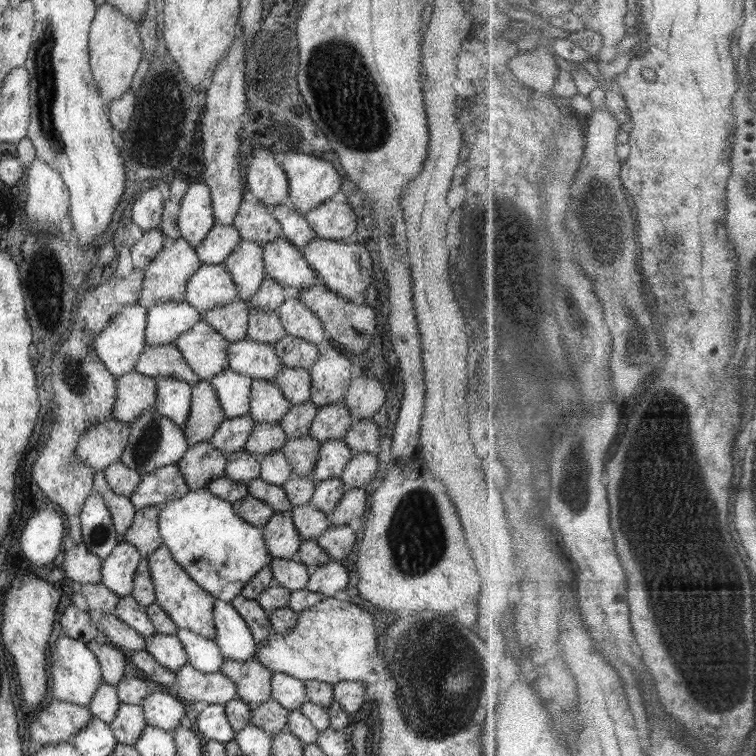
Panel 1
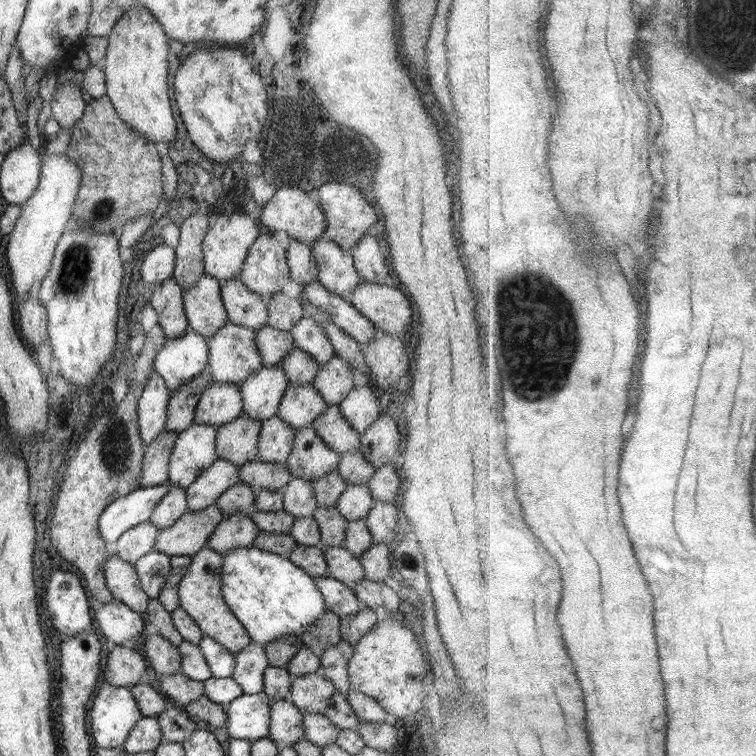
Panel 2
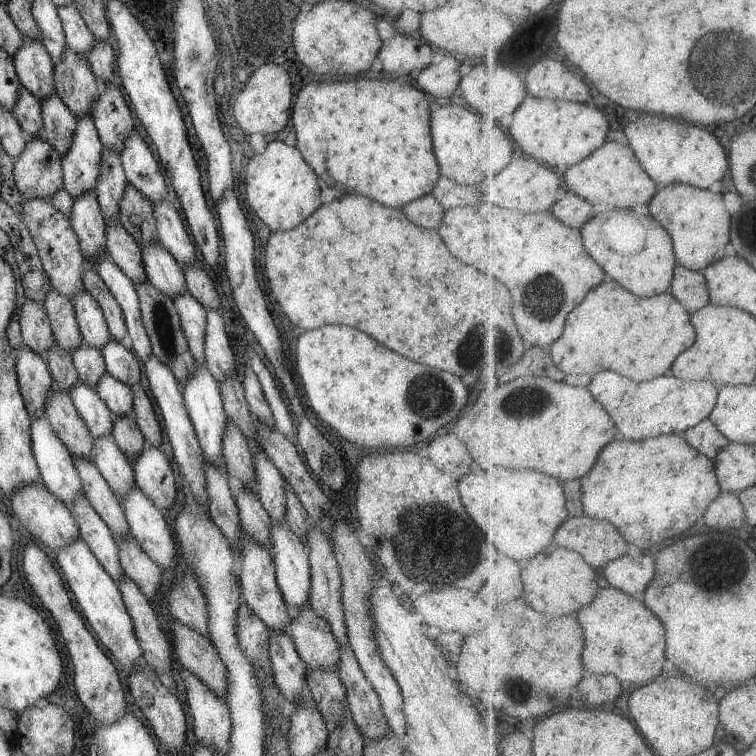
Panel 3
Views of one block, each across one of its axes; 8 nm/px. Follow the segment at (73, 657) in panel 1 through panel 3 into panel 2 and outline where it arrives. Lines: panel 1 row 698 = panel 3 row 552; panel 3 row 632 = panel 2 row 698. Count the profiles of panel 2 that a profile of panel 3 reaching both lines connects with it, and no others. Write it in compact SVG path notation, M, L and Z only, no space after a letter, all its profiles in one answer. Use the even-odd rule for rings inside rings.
M102 682L92 697L90 710L89 732L94 746L123 748L130 732L142 717L130 689Z

